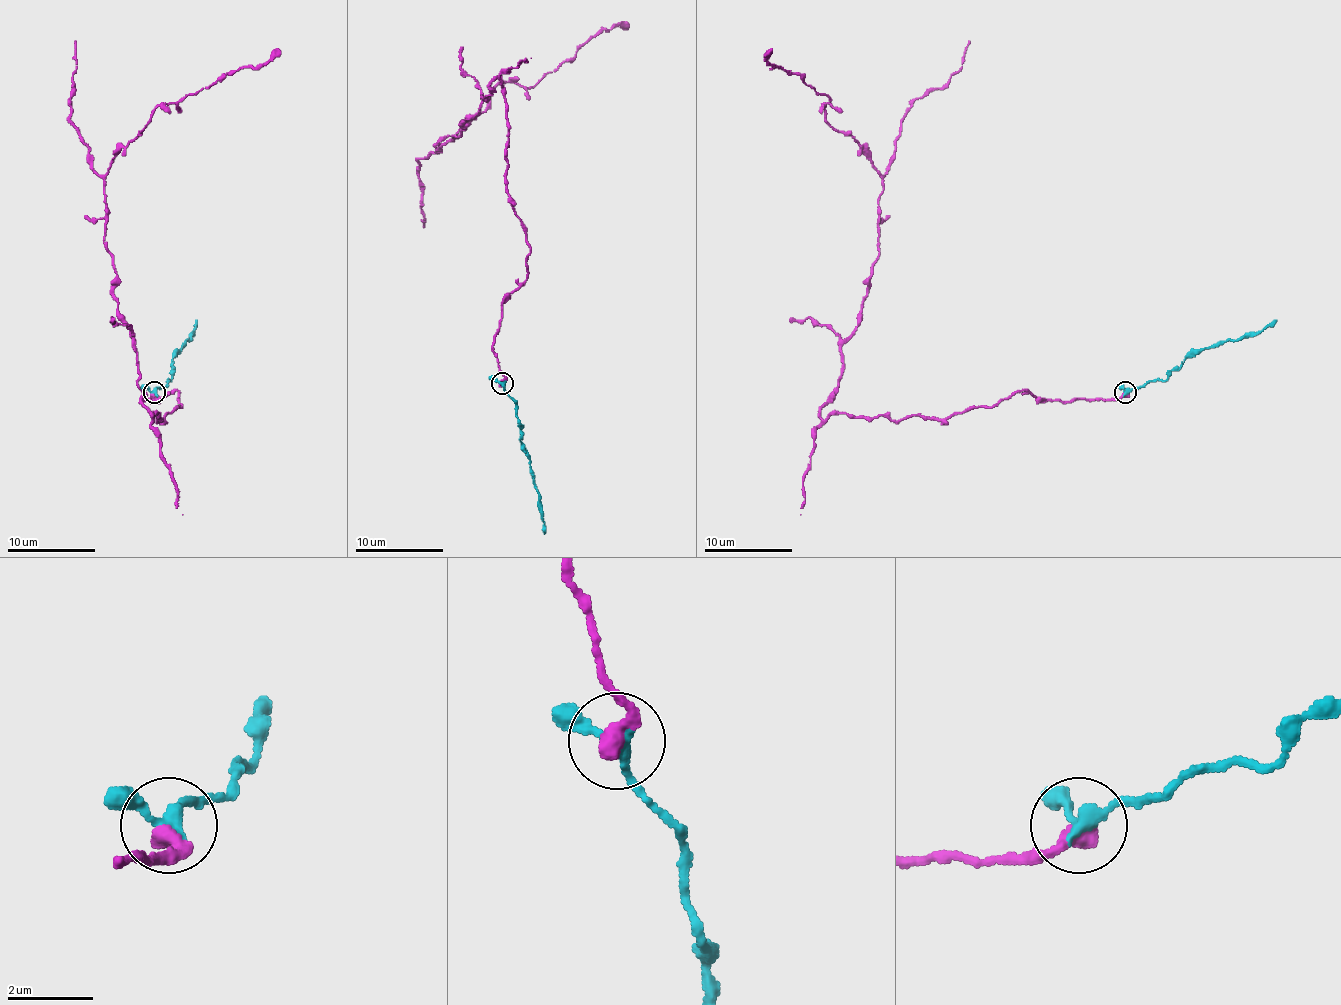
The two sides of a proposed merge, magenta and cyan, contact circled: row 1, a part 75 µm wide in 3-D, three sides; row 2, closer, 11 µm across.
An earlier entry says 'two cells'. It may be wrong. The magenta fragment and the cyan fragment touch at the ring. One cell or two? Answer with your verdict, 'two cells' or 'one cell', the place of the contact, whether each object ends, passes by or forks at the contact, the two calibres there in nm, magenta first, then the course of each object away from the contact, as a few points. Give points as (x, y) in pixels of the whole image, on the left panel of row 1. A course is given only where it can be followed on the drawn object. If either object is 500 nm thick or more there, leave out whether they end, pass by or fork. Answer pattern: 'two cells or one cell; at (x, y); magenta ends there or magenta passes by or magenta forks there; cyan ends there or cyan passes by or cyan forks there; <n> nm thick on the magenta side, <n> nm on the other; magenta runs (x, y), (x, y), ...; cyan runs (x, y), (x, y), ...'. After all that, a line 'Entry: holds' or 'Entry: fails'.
one cell; at (154, 392); magenta ends there; cyan passes by; 460 nm thick on the magenta side, 260 nm on the other; magenta runs (154, 393), (143, 399), (178, 391), (181, 406), (152, 419), (141, 402), (104, 175), (159, 105), (277, 48); cyan runs (154, 393), (172, 377), (172, 360), (192, 336), (196, 320)
Entry: fails

